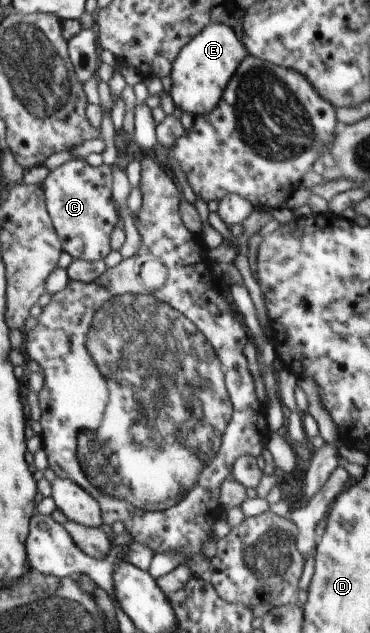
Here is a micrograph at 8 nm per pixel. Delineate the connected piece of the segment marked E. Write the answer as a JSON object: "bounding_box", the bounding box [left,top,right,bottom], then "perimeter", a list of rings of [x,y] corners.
{"bounding_box":[169,23,248,118],"perimeter":[[[219,23],[210,24],[204,28],[179,54],[171,69],[171,78],[173,81],[172,90],[169,95],[174,101],[175,107],[179,108],[182,113],[191,115],[193,118],[211,114],[222,99],[226,86],[230,83],[232,76],[237,72],[238,66],[248,55],[240,35],[237,30],[230,29],[227,25]]]}

